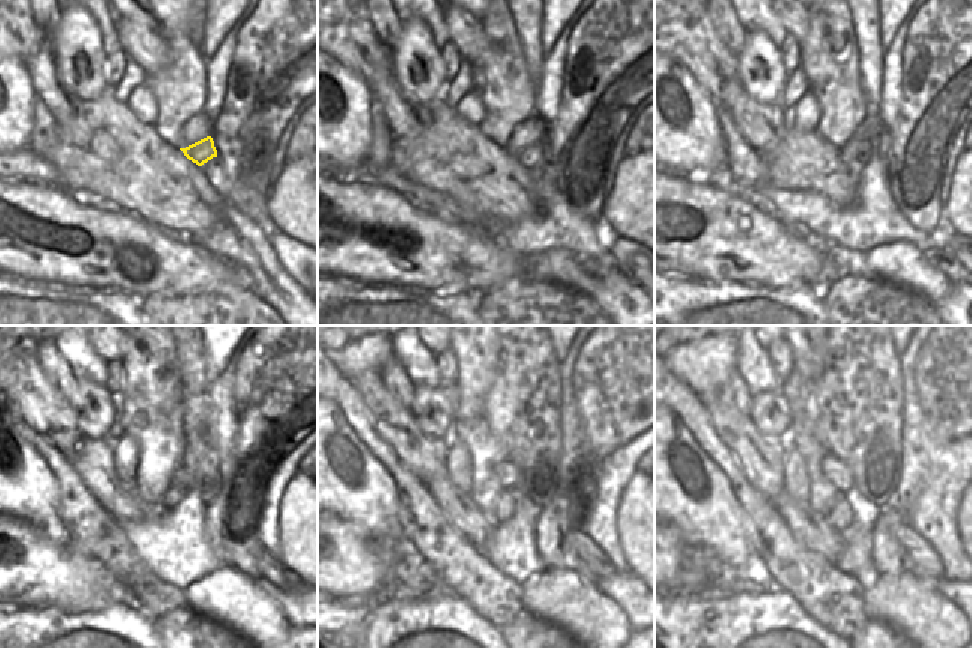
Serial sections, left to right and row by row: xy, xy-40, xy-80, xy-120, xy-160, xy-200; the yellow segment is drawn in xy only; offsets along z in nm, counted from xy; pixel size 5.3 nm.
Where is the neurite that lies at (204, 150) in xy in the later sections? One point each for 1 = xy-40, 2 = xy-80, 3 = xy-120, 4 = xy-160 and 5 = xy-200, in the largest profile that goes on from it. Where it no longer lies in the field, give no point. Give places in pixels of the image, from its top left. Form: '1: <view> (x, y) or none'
1: xy-40 (534, 153)
2: xy-80 (866, 149)
3: xy-120 (180, 479)
4: xy-160 (507, 474)
5: xy-200 (837, 474)

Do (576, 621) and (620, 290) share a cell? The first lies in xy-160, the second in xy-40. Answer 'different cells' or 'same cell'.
different cells

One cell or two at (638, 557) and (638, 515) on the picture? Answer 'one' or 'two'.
one

